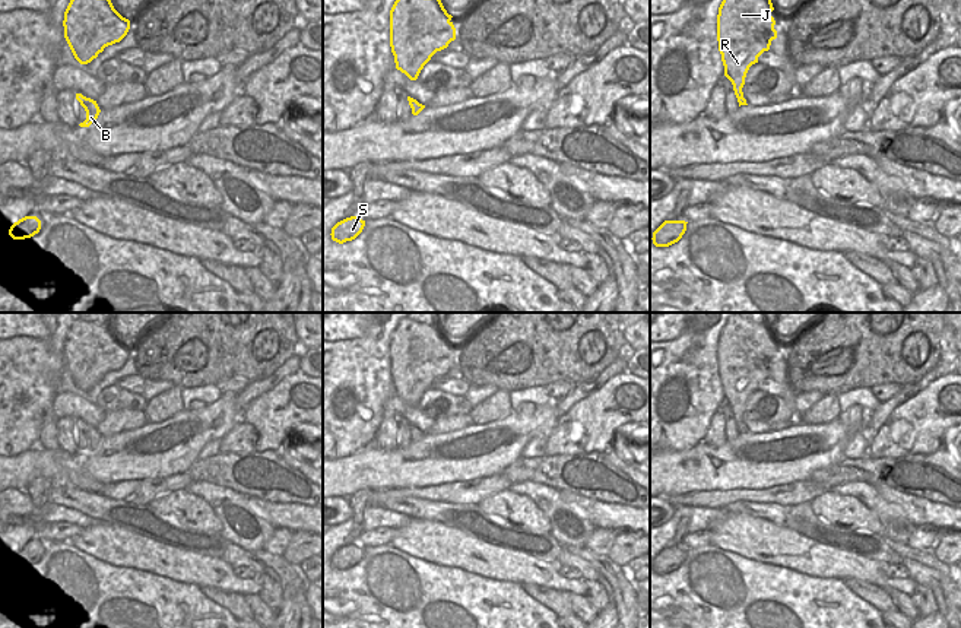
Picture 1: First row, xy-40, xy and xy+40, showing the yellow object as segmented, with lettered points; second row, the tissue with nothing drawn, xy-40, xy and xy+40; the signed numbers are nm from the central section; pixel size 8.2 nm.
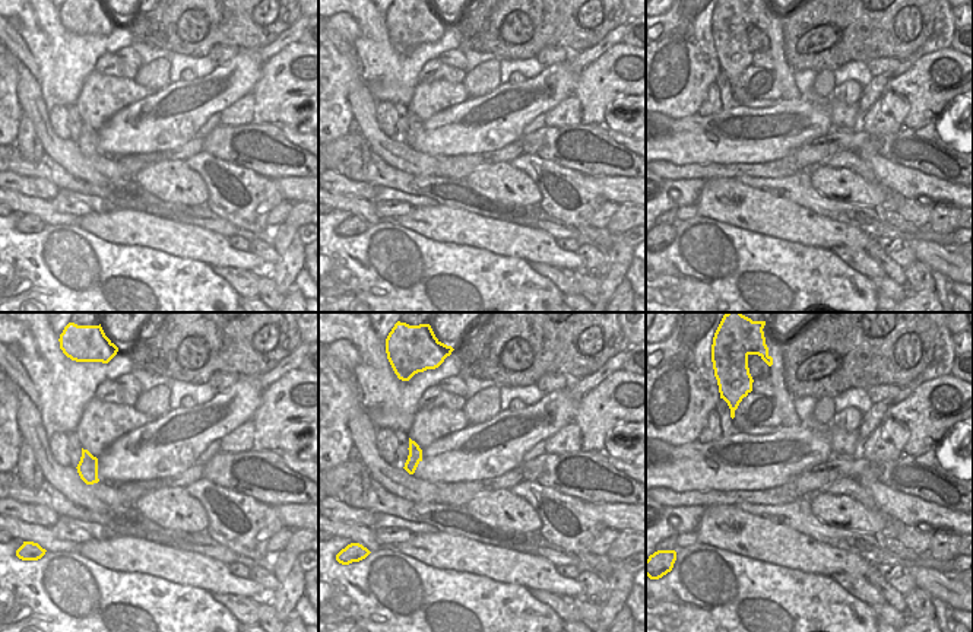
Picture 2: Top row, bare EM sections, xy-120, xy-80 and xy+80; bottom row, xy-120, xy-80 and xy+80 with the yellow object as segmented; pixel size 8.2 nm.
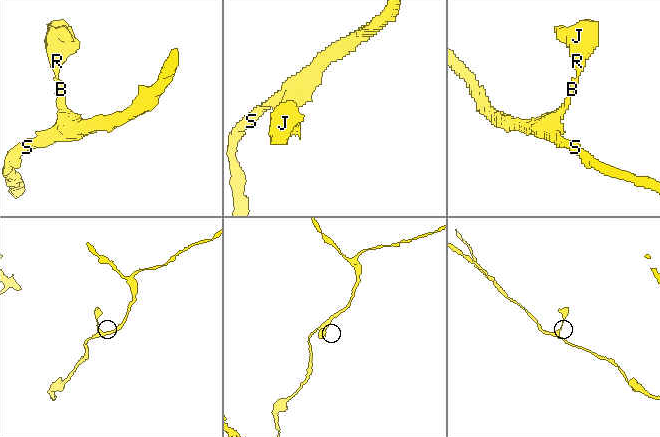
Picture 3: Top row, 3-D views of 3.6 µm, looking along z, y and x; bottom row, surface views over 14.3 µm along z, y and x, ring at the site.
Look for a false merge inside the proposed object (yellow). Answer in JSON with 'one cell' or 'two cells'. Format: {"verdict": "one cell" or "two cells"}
{"verdict": "one cell"}

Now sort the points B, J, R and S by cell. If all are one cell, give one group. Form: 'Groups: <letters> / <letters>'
Groups: B J R S

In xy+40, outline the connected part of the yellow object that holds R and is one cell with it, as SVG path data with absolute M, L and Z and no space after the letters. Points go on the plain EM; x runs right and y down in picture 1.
M738 313L729 317L717 342L717 368L724 403L732 409L739 434L748 432L742 415L749 394L770 377L777 365L774 337L768 321L743 320Z

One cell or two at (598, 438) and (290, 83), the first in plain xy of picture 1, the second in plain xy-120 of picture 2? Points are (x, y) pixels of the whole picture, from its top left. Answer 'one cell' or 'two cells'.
one cell

